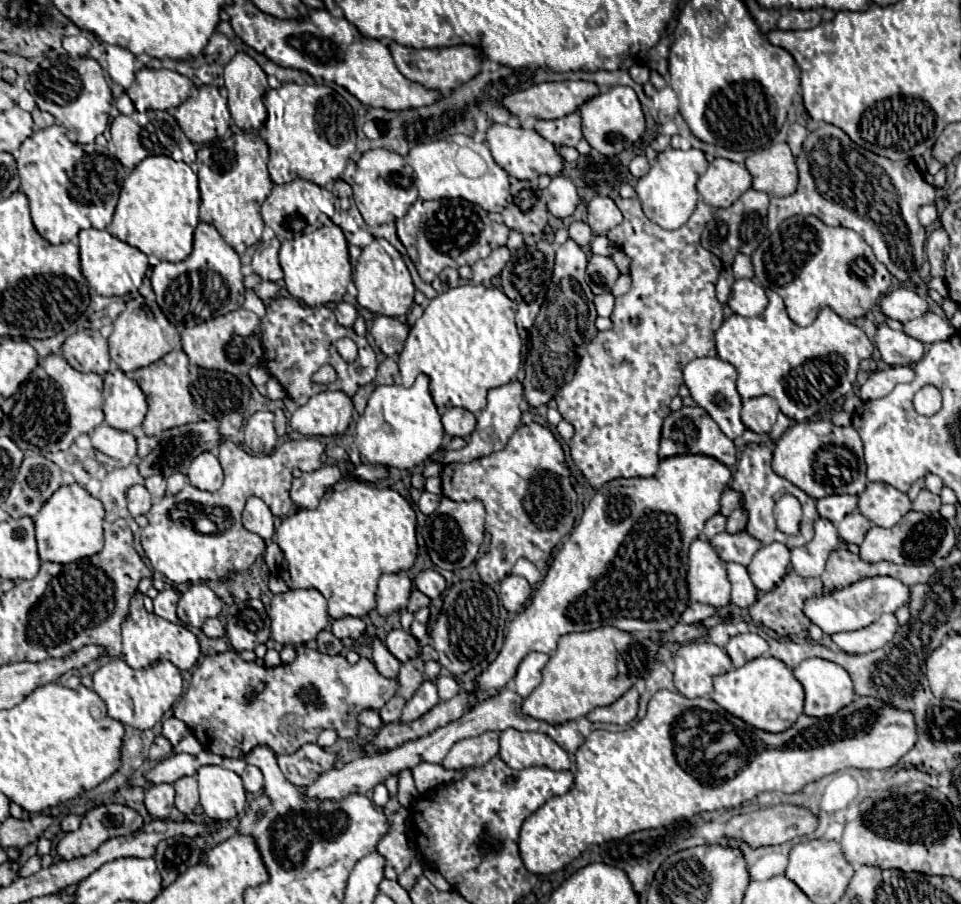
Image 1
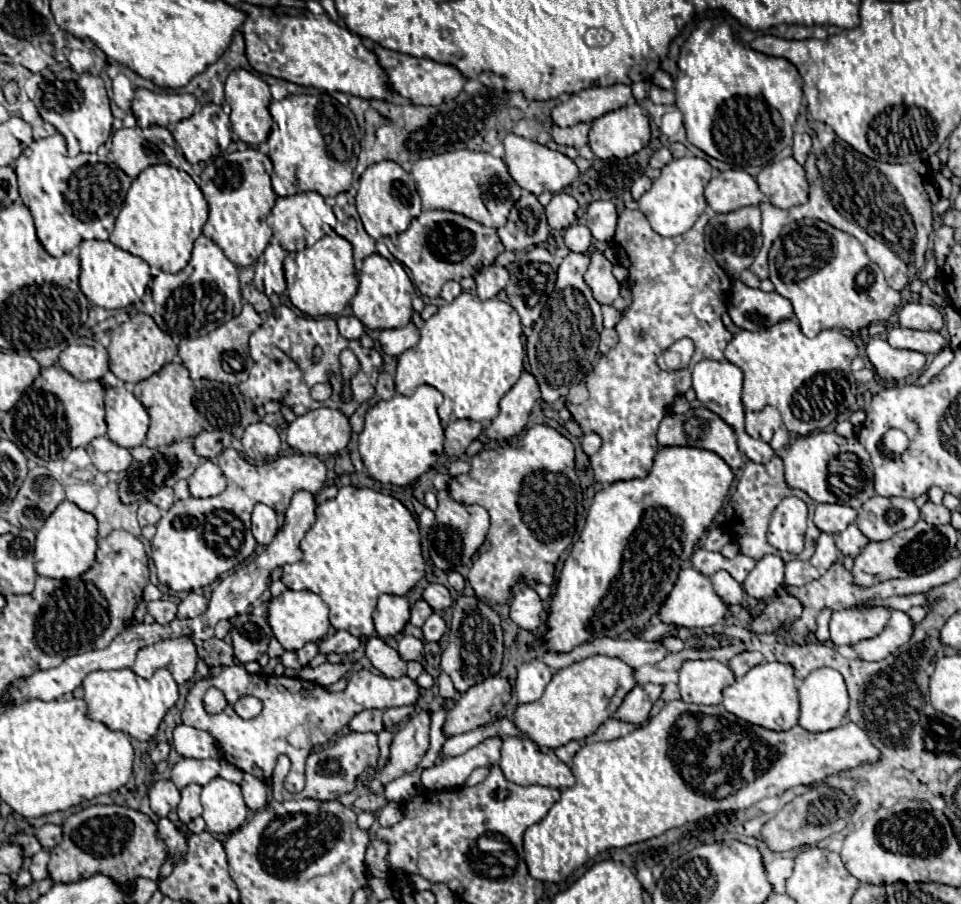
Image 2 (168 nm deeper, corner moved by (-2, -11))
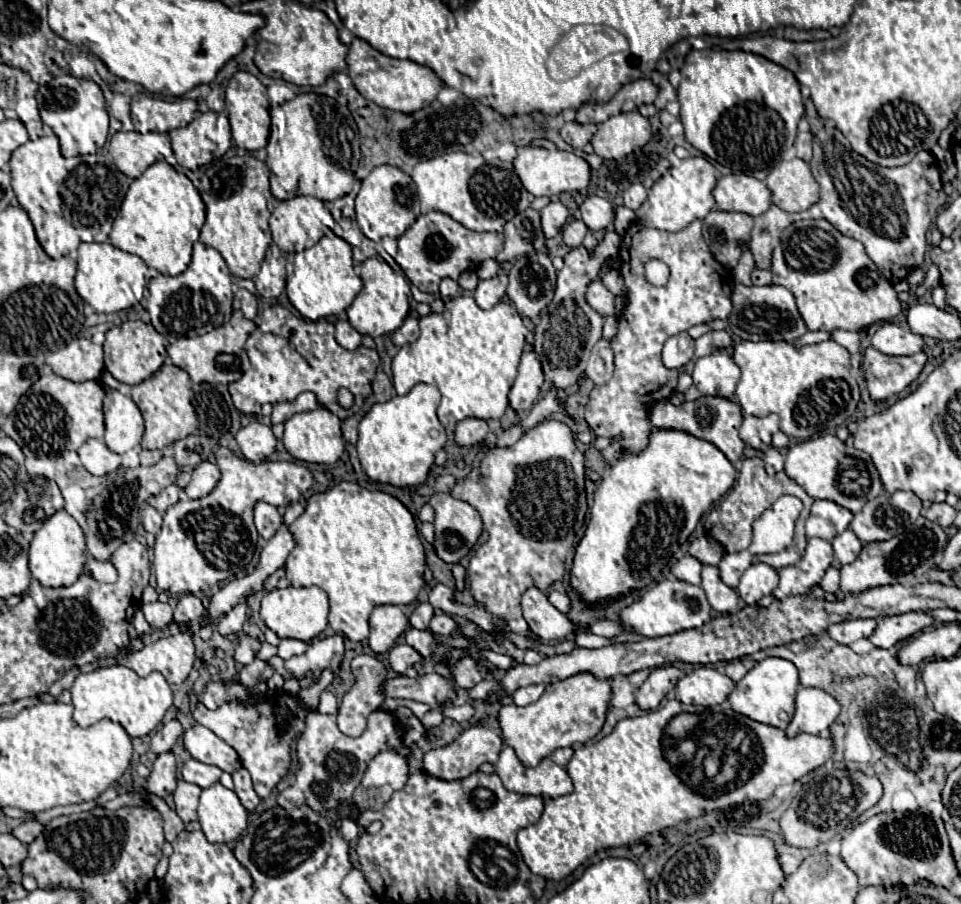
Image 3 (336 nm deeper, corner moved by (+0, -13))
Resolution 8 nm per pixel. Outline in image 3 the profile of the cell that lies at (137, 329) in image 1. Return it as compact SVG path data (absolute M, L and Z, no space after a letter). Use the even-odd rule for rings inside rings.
M128 320L122 326L114 326L106 332L104 342L104 364L106 370L124 384L140 384L152 376L166 360L166 338L154 330L152 324L142 320Z

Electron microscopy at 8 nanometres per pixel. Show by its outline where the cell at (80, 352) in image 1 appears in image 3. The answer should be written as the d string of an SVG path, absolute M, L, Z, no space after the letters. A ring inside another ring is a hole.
M78 342L68 344L62 350L50 352L46 356L46 364L62 378L70 378L72 382L86 382L86 380L98 380L104 370L104 358L102 348L92 344L92 348L86 352L80 348Z

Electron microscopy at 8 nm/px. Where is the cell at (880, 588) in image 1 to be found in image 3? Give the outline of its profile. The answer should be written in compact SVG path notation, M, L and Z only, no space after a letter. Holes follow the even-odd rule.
M848 620L840 624L832 624L828 628L828 634L838 644L852 644L862 636L868 638L874 632L874 628L876 628L876 620Z

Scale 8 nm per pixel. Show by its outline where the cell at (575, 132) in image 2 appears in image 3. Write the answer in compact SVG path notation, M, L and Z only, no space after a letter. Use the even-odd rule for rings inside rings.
M568 122L562 128L562 138L572 146L572 148L582 148L586 142L590 142L590 138L596 132L596 124L578 124L578 122Z

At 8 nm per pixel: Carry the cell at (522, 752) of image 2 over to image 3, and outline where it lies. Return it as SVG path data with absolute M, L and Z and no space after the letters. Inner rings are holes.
M504 746L498 762L494 764L506 790L516 794L532 794L542 798L558 798L572 792L572 780L568 772L544 758L536 768L524 768L510 746Z

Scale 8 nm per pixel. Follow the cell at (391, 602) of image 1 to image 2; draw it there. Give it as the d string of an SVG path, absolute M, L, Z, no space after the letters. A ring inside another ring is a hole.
M382 594L374 612L374 626L380 638L396 636L408 624L410 618L410 600L408 596Z

